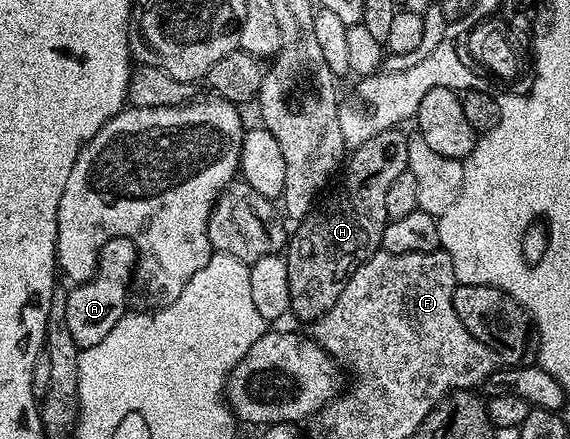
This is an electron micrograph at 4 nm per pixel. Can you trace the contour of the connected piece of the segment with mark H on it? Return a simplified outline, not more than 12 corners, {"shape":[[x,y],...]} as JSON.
{"shape":[[396,128],[347,157],[286,245],[291,315],[314,322],[375,252],[408,171]]}

